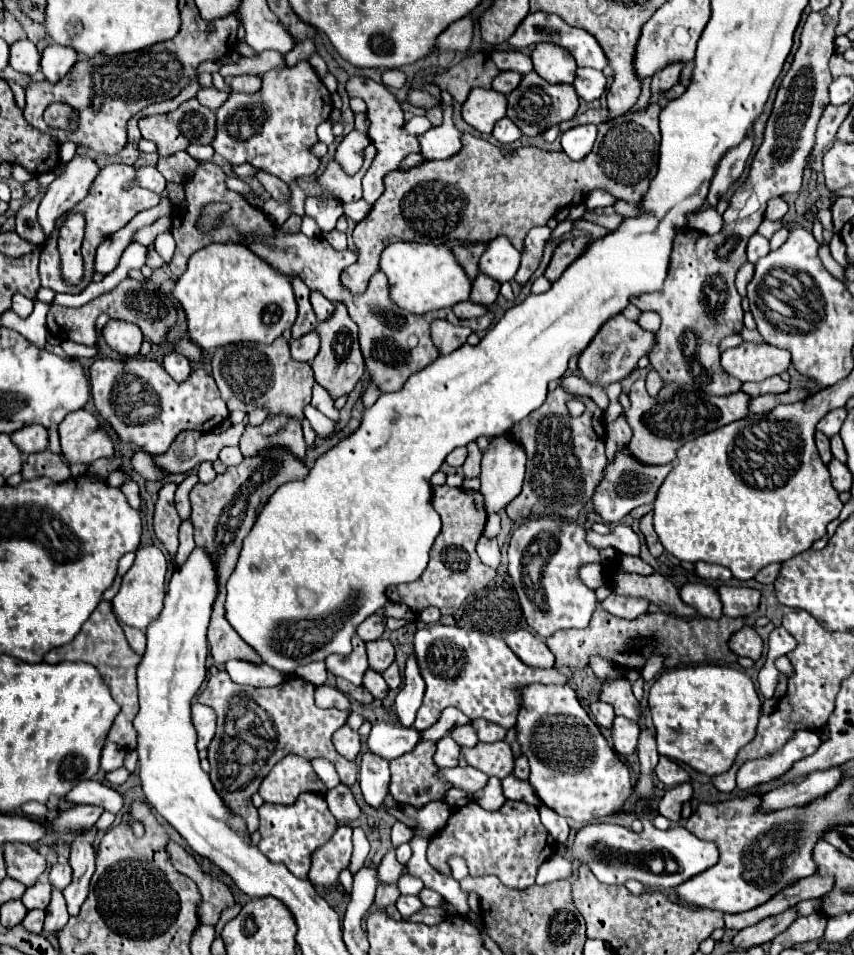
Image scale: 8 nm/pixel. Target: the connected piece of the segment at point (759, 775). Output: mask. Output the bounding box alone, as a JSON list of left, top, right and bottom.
[738,729,822,791]

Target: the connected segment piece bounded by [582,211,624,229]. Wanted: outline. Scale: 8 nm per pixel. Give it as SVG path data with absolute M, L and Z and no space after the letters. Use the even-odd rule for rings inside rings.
M586 211L582 217L585 220L596 223L602 227L606 227L606 229L614 229L614 227L618 227L622 221L624 221L624 217L620 217L620 215L596 215L595 213L591 213Z

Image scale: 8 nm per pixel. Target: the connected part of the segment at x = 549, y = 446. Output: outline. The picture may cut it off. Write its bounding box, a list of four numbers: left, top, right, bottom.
[506,387,608,521]

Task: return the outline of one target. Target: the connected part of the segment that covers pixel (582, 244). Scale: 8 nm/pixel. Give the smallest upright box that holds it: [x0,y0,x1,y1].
[544,237,590,281]

